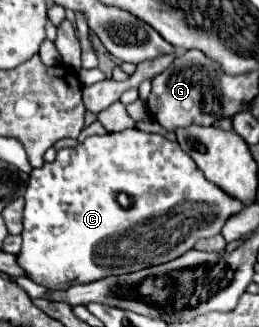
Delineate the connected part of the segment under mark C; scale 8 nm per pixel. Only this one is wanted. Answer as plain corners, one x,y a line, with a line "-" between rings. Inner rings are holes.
125,129
121,133
105,133
101,137
89,137
83,143
79,143
73,149
61,149
57,151
57,159
53,163
45,163
39,169
31,171
31,179
25,191
25,211
23,211
23,247
17,255
17,265
25,271
25,275
37,283
43,285
47,289
67,289
69,285
87,285
89,281
101,281
101,277
111,277
111,275
121,275
121,273
131,273
137,269
147,269
153,265
161,265
167,261
173,261
177,257
181,257
183,253
187,253
189,249
193,249
197,239
203,237
213,237
221,231
221,227
225,225
227,217
237,215
237,211
241,211
243,205
235,199
229,197
229,193
217,189
217,185
213,185
211,181
205,179
205,175
197,169
197,165
187,157
187,153
173,141
165,139
163,135
155,135
155,133
143,133
139,129
-
125,193
129,197
129,207
121,207
117,203
117,195

